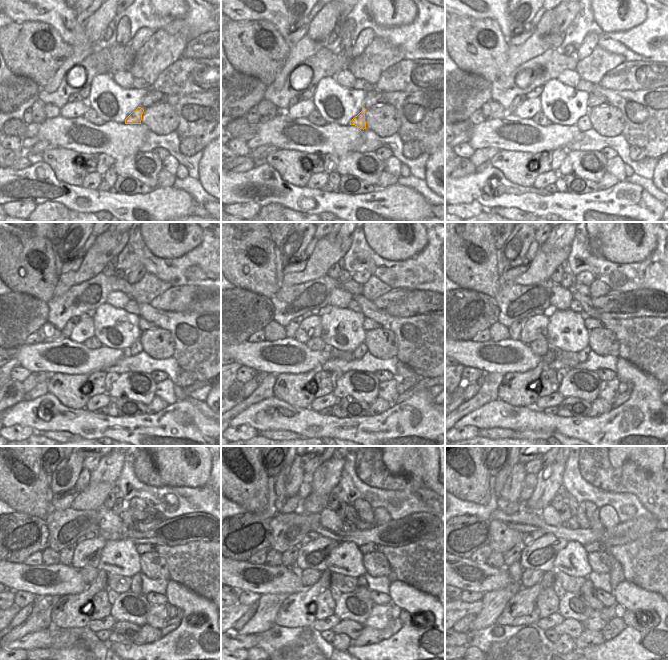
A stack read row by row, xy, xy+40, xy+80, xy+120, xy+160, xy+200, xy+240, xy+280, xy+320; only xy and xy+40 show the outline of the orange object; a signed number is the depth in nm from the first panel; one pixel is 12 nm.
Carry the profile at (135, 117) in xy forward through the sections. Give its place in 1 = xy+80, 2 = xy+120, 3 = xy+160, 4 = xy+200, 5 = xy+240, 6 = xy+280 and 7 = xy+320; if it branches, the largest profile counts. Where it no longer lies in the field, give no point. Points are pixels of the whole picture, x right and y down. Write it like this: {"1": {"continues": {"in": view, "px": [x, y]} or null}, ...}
{"1": {"continues": {"in": "xy+80", "px": [583, 124]}}, "2": {"continues": {"in": "xy+120", "px": [136, 348]}}, "3": {"continues": {"in": "xy+160", "px": [360, 351]}}, "4": {"continues": {"in": "xy+200", "px": [582, 356]}}, "5": {"continues": {"in": "xy+240", "px": [135, 587]}}, "6": {"continues": {"in": "xy+280", "px": [361, 589]}}, "7": {"continues": {"in": "xy+320", "px": [587, 590]}}}

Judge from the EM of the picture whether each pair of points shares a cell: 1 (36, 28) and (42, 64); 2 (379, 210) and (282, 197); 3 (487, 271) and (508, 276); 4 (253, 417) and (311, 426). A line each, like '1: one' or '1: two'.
1: one
2: one
3: two
4: one

